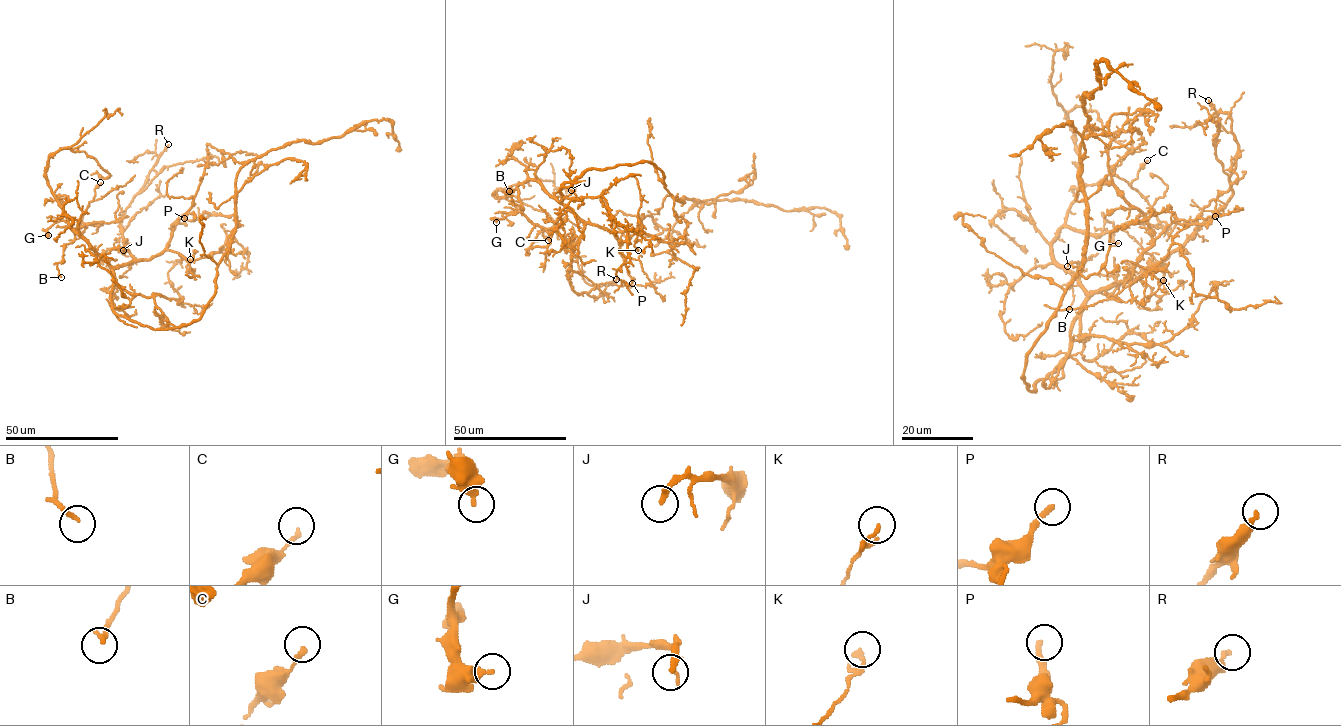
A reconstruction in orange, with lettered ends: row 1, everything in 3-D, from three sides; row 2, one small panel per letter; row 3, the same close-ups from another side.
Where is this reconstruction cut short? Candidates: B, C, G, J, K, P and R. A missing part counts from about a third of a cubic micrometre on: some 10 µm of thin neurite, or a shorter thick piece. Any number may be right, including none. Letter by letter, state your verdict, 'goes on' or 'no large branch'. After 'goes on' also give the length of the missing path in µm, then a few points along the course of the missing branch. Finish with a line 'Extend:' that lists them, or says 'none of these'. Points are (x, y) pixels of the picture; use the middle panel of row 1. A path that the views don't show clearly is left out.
B: no large branch
C: no large branch
G: no large branch
J: no large branch
K: no large branch
P: no large branch
R: no large branch
Extend: none of these

